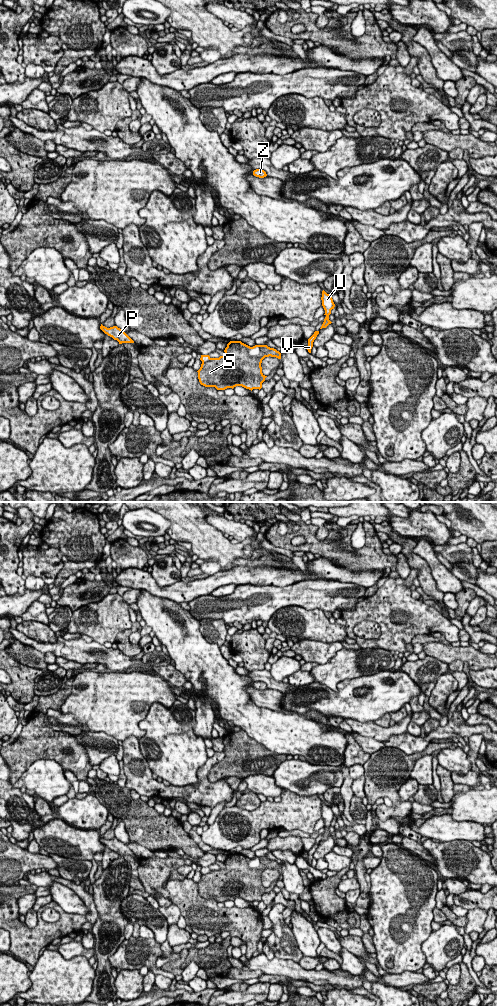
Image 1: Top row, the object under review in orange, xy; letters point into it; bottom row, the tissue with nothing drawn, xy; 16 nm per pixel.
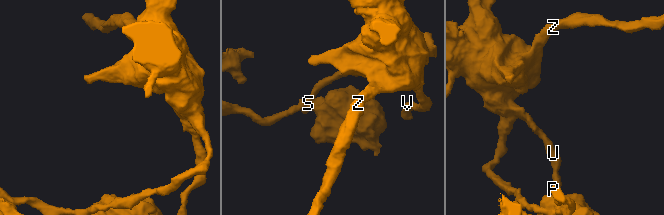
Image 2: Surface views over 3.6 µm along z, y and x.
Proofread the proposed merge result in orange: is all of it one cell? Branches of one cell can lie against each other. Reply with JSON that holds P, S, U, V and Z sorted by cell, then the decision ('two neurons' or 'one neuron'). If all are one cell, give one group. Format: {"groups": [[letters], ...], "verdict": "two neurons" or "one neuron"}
{"groups": [["P", "U", "V", "Z"], ["S"]], "verdict": "two neurons"}

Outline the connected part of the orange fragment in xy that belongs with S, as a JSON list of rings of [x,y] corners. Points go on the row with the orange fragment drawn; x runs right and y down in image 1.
[[[230,341],[224,350],[225,356],[202,362],[198,379],[205,387],[225,390],[242,386],[246,389],[261,389],[265,376],[261,363],[265,357],[281,359],[281,353],[267,345],[250,347],[241,341]]]

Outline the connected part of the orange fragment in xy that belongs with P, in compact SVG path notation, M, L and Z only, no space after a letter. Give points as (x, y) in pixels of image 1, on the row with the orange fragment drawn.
M101 324L100 329L107 334L108 336L112 337L114 340L117 340L119 344L122 343L134 343L134 341L120 328L117 326L113 326L107 328Z

